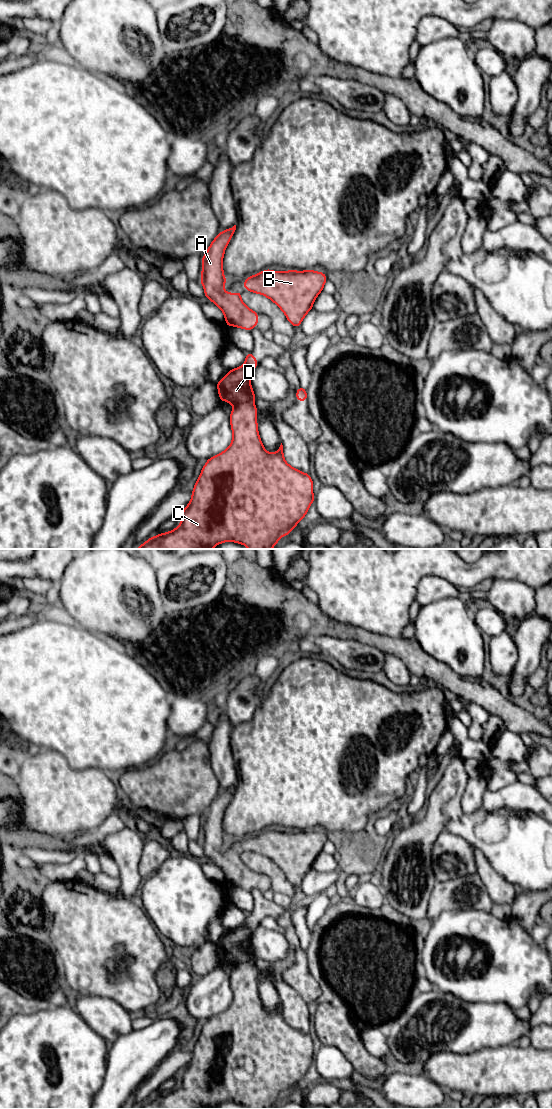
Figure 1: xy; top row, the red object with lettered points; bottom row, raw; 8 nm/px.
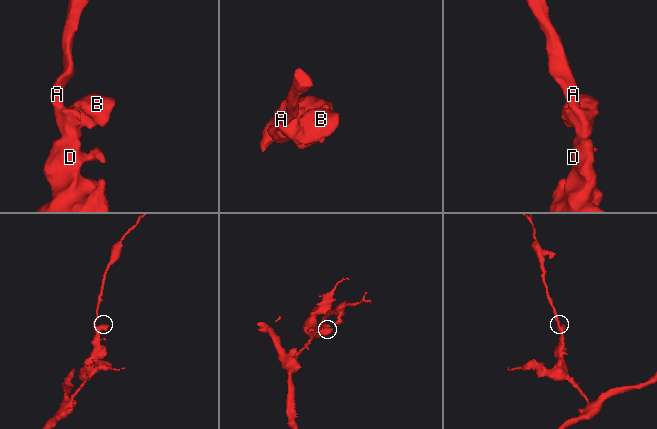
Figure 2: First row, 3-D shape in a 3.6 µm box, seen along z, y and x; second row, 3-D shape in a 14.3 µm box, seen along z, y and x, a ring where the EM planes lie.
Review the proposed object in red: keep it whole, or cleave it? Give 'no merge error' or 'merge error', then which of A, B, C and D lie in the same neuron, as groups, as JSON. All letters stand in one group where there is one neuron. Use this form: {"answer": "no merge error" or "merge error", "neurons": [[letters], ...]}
{"answer": "no merge error", "neurons": [["A", "B", "C", "D"]]}

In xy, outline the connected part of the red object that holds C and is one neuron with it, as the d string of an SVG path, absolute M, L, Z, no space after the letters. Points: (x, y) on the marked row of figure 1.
M252 352L246 353L245 363L235 369L229 370L229 372L216 384L218 387L218 393L221 402L227 401L234 406L230 414L230 424L233 433L233 439L230 446L223 452L211 457L207 460L204 467L202 468L201 474L198 477L194 489L192 491L192 497L189 504L181 511L182 518L180 525L170 532L165 532L154 537L149 538L142 545L136 549L212 549L220 543L227 541L243 544L249 549L272 549L277 545L278 540L282 536L287 536L298 524L298 522L306 516L306 513L310 505L314 502L313 495L313 481L309 474L303 473L293 467L291 467L285 460L283 454L283 445L281 443L278 451L275 453L269 453L265 450L259 433L257 425L257 408L255 406L254 400L257 398L253 392L252 386L250 384L250 378L254 372L258 361L253 356Z

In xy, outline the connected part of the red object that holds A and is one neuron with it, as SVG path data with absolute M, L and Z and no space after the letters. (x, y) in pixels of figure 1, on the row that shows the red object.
M236 225L230 229L219 232L210 244L208 250L202 257L201 284L205 289L204 295L224 313L227 327L235 326L251 331L258 324L258 313L251 310L243 303L241 299L241 291L237 293L228 293L223 289L226 283L226 278L223 272L223 256L225 248L229 244L235 230Z

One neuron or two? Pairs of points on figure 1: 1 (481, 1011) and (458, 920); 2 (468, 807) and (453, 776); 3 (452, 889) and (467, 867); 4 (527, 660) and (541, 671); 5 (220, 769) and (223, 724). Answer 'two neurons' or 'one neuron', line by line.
1: two neurons
2: two neurons
3: two neurons
4: two neurons
5: one neuron

